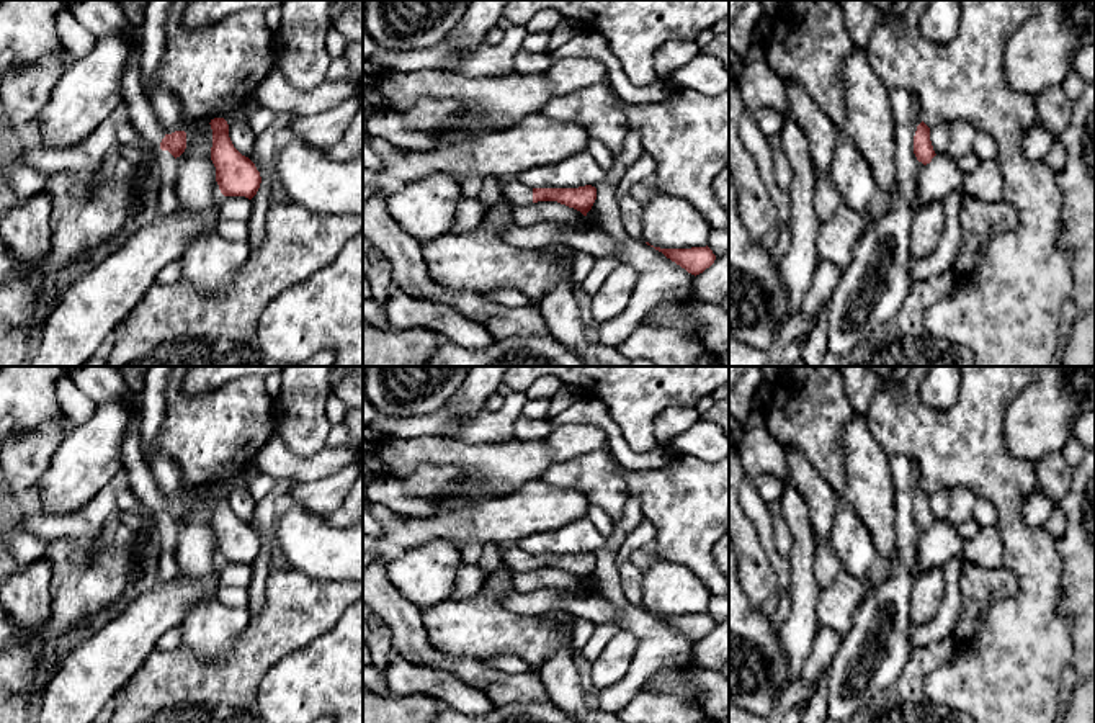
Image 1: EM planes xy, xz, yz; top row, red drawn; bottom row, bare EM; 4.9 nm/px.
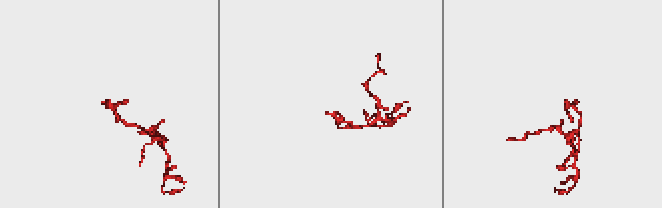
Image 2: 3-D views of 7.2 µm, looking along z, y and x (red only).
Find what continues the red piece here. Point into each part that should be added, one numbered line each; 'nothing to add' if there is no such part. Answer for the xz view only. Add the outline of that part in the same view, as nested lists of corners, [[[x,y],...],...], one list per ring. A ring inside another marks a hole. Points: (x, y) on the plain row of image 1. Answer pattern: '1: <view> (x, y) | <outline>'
1: xz (515, 558) | [[[515,545],[502,548],[503,563],[507,568],[515,571],[530,571],[533,569],[533,555],[523,551]]]

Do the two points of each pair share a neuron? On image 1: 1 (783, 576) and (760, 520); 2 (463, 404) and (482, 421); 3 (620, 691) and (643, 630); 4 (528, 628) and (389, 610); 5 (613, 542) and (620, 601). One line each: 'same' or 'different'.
1: same
2: different
3: same
4: different
5: same

